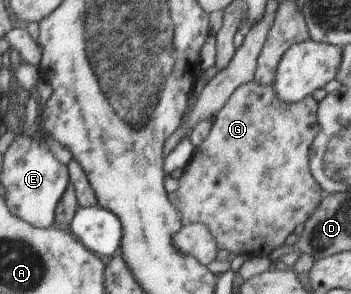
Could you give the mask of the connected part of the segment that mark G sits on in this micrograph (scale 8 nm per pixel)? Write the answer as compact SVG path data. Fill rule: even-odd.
M252 80L241 84L234 94L230 96L228 102L224 104L222 110L214 117L214 128L211 129L210 136L197 149L194 150L189 163L183 168L182 176L178 179L178 189L168 193L171 203L179 210L182 216L183 224L204 222L206 226L211 228L211 232L216 237L216 242L220 242L220 250L230 250L236 255L249 254L250 256L268 255L268 250L282 250L282 244L286 240L288 232L294 232L294 228L298 224L304 224L314 214L316 208L320 206L322 201L322 192L320 185L316 182L313 174L310 174L311 160L308 160L308 148L312 138L318 134L318 122L316 122L316 108L318 102L310 95L303 98L300 102L294 104L286 104L280 102L280 98L276 96L272 86L265 87Z

